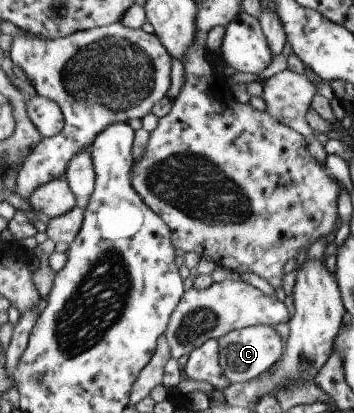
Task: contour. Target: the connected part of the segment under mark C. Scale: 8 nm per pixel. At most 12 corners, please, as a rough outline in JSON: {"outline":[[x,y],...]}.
{"outline":[[272,325],[218,340],[231,384],[270,371],[285,353]]}

